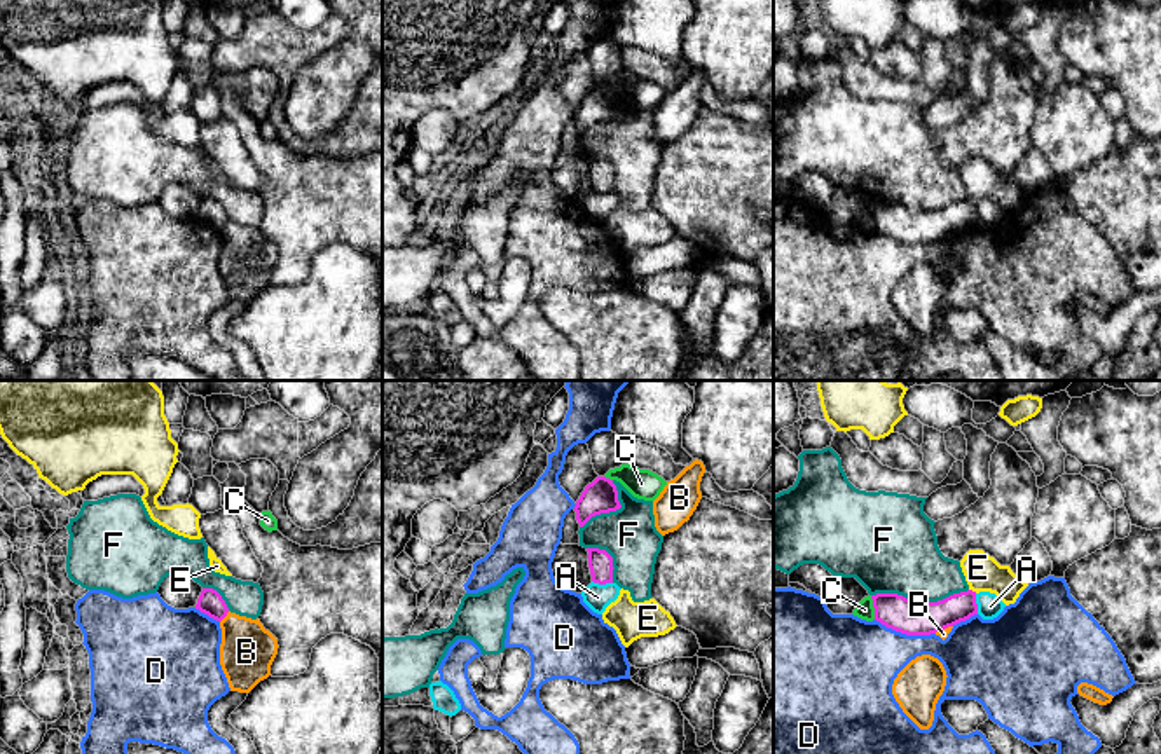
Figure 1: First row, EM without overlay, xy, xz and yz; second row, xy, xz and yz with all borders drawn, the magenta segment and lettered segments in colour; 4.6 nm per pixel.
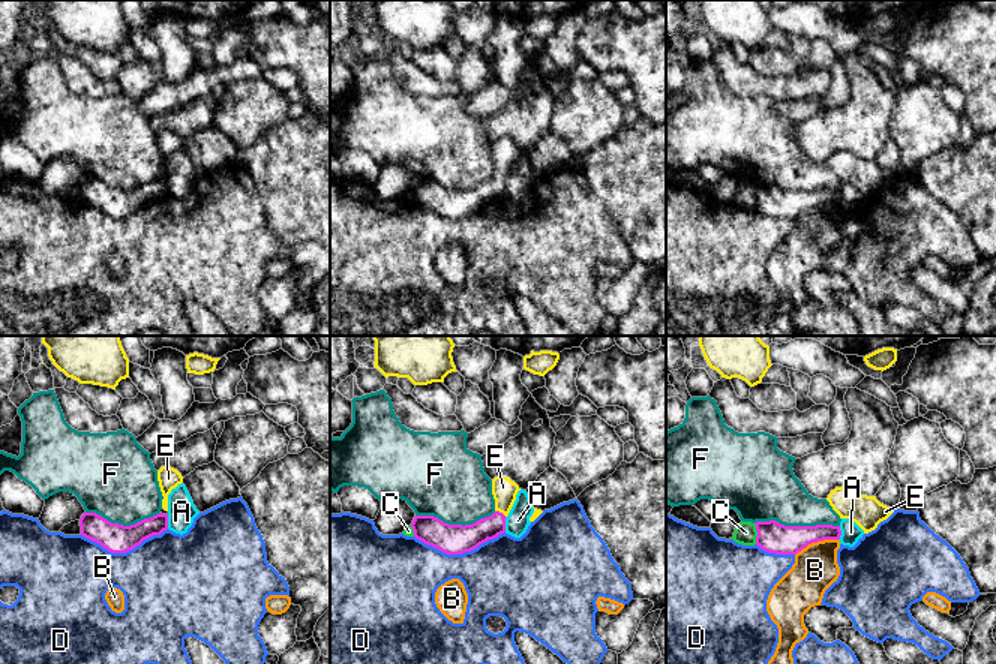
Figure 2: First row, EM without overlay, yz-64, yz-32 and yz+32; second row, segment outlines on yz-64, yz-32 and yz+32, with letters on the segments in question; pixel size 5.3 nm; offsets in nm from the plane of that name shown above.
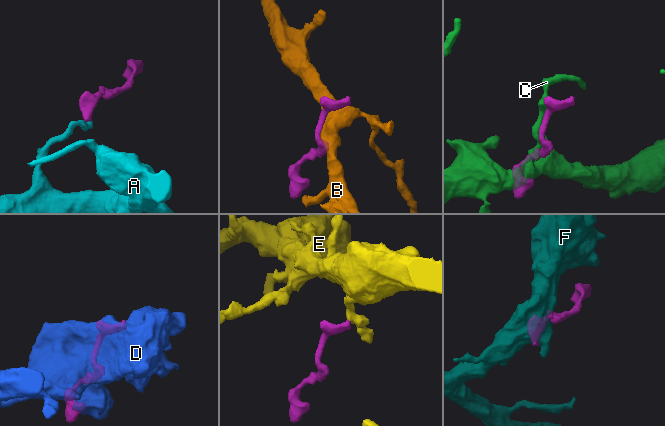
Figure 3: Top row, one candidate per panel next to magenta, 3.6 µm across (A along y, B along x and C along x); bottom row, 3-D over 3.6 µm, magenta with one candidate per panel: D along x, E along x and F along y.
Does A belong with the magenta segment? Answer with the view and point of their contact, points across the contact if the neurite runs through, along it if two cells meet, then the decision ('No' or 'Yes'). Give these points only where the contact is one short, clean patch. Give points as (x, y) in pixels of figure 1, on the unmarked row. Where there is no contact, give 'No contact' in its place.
Touches magenta at xz (603, 192). Boundary: xz (592, 189), (611, 192). No

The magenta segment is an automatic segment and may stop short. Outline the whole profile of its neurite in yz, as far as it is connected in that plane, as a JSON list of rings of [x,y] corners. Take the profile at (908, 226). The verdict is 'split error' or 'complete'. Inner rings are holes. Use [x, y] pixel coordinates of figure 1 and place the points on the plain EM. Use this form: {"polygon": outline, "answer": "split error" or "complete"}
{"polygon": [[[969,159],[960,169],[960,176],[969,194],[967,201],[953,202],[938,211],[876,202],[871,204],[875,229],[906,244],[931,244],[978,223],[976,204],[979,201],[995,202],[1009,215],[1028,195],[1009,175],[1000,175],[983,159]]], "answer": "split error"}

